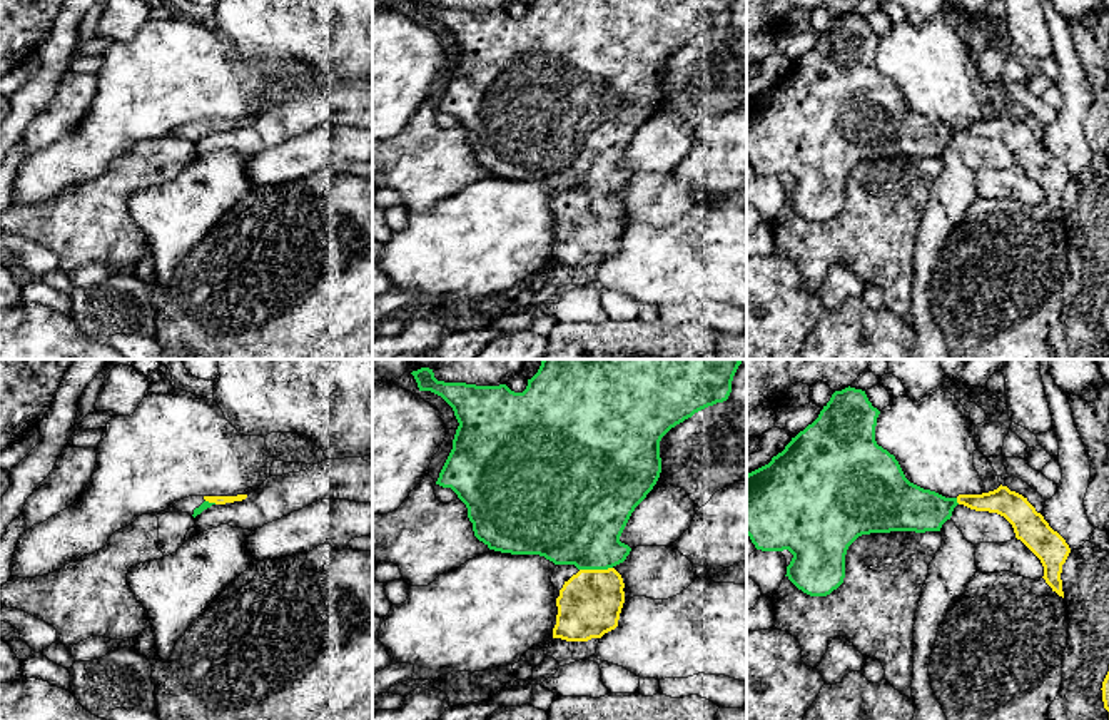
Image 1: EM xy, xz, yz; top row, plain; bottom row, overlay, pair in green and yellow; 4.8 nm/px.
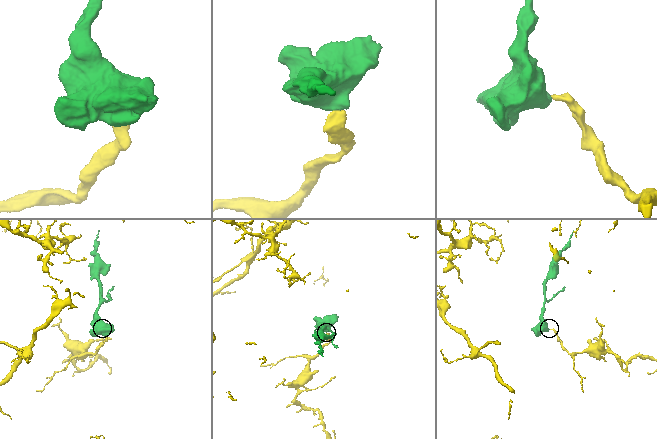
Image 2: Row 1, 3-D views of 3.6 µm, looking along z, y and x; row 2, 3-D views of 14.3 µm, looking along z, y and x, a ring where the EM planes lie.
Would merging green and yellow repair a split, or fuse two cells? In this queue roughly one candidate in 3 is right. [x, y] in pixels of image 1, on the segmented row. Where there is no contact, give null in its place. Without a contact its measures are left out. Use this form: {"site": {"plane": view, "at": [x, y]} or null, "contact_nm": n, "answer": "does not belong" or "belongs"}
{"site": {"plane": "xz", "at": [595, 568]}, "contact_nm": 160, "answer": "belongs"}

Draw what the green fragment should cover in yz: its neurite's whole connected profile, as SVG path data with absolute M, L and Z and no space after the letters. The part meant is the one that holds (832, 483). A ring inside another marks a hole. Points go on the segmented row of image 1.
M850 386L835 391L818 418L792 438L782 453L773 456L768 464L747 474L747 535L757 550L788 550L793 558L787 566L785 576L810 596L827 596L843 583L845 555L858 536L890 531L940 531L942 525L950 520L954 508L964 505L975 511L989 511L1004 516L1012 525L1015 538L1041 560L1046 583L1064 598L1061 573L1071 548L1066 540L1049 526L1044 516L1036 511L1027 498L1002 484L982 494L945 498L910 483L895 456L875 441L879 414L880 411L872 406L865 391Z

